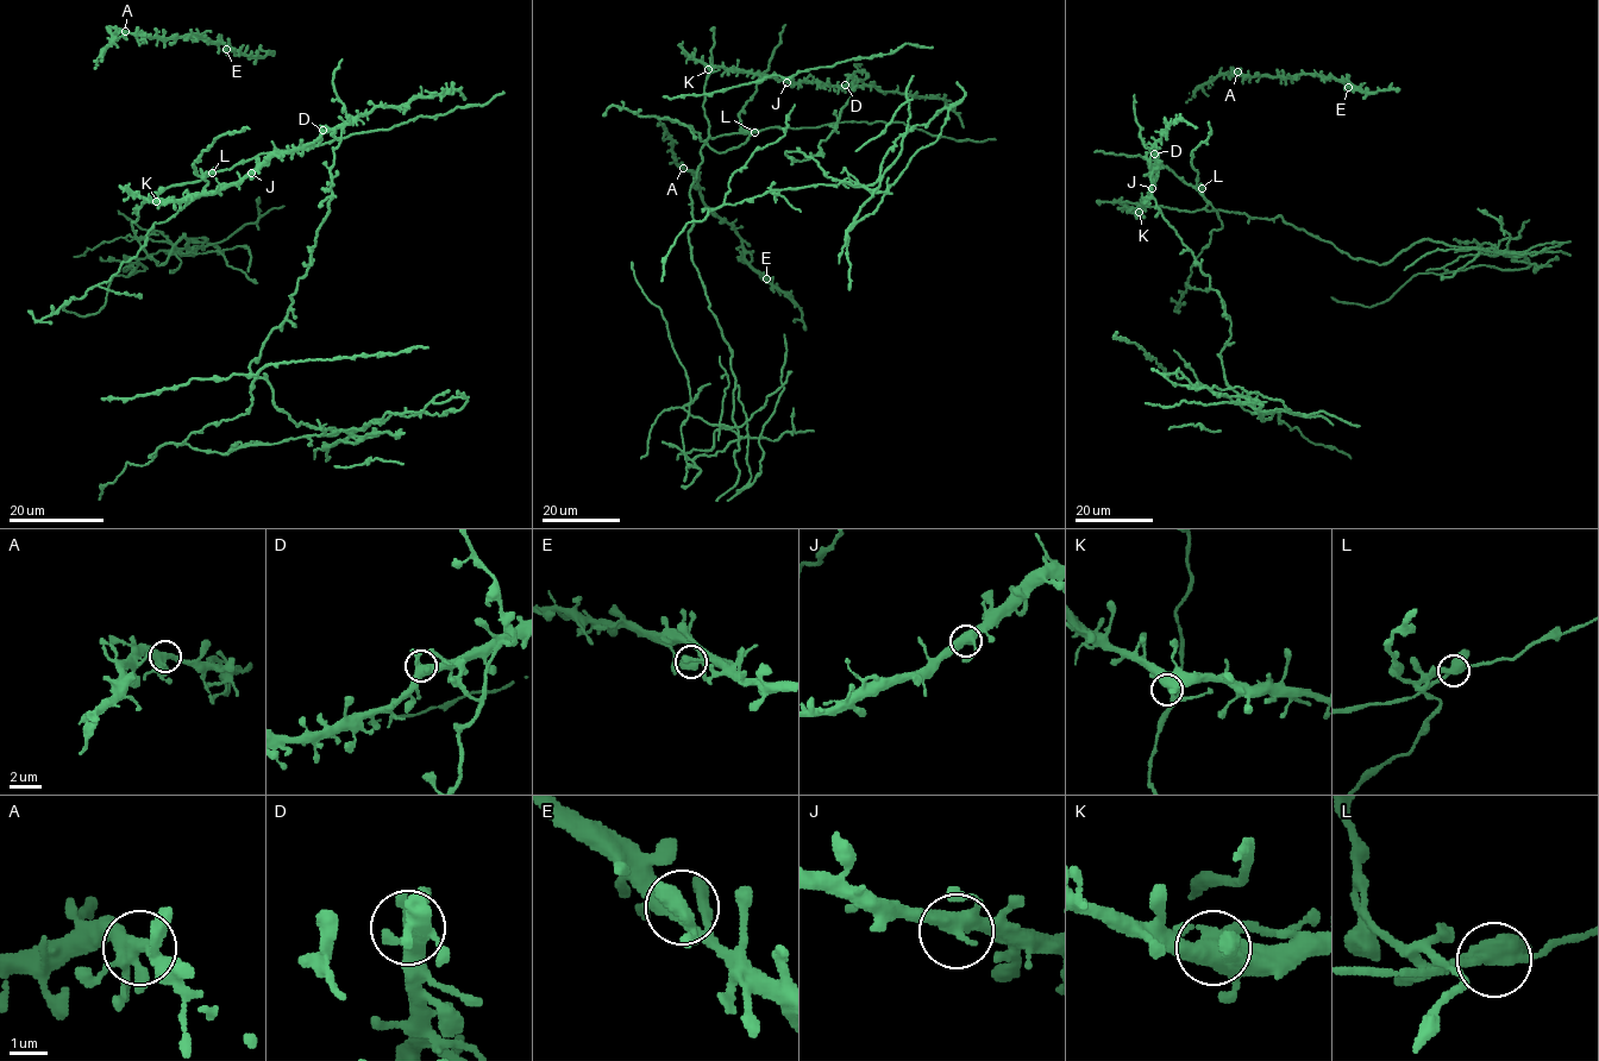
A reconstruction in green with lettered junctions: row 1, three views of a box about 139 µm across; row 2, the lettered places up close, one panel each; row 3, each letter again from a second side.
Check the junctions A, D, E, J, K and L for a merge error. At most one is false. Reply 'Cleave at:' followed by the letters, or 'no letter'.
Cleave at: L

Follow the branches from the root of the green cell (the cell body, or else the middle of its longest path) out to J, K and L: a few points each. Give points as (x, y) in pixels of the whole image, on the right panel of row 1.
J: (1155, 155), (1152, 188)
K: (1155, 155), (1151, 189), (1139, 212)
L: (1155, 155), (1151, 189), (1137, 212), (1141, 205), (1201, 209), (1208, 205), (1202, 188)

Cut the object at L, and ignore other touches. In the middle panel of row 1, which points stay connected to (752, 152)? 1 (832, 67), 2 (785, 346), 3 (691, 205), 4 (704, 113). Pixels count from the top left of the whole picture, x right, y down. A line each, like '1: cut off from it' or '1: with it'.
1: with it
2: with it
3: with it
4: with it

